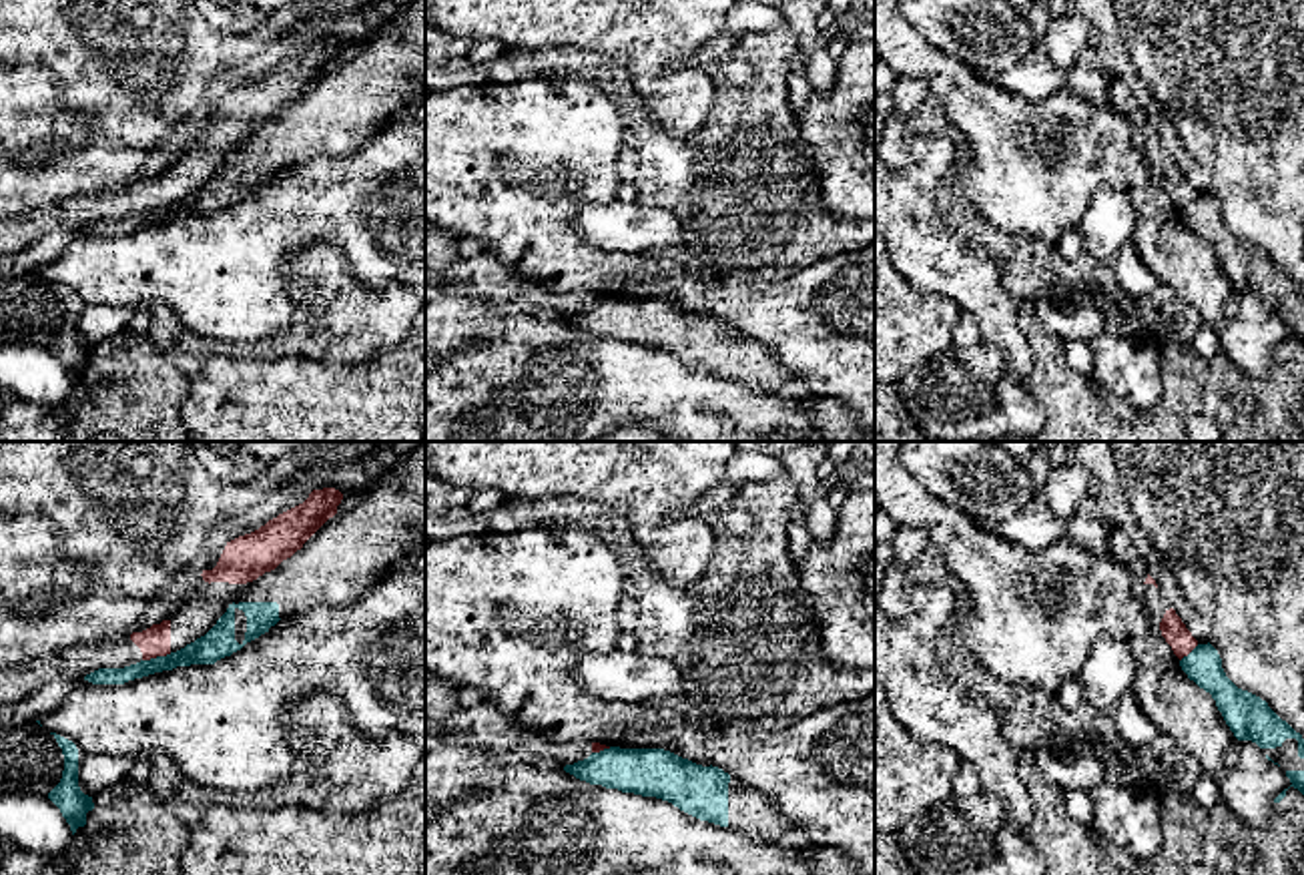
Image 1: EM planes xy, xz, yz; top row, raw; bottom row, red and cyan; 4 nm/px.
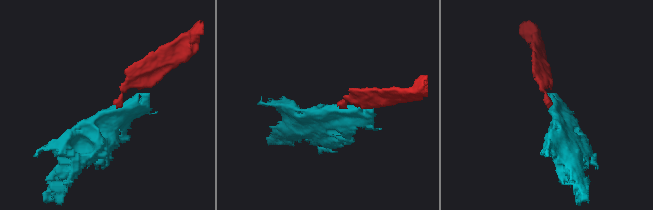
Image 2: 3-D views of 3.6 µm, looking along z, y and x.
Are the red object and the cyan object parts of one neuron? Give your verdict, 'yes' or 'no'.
no

